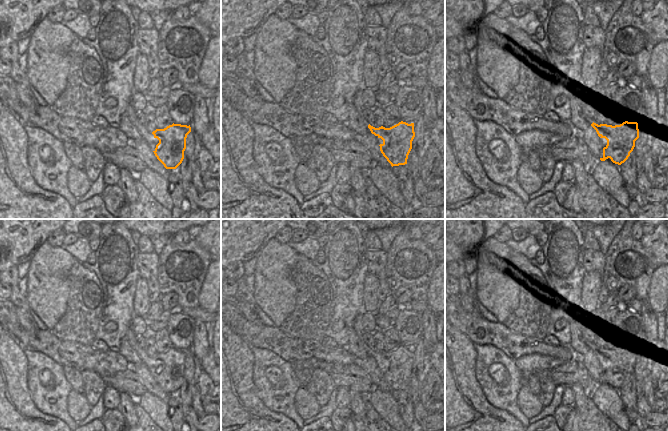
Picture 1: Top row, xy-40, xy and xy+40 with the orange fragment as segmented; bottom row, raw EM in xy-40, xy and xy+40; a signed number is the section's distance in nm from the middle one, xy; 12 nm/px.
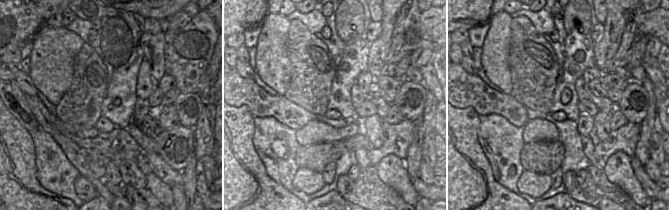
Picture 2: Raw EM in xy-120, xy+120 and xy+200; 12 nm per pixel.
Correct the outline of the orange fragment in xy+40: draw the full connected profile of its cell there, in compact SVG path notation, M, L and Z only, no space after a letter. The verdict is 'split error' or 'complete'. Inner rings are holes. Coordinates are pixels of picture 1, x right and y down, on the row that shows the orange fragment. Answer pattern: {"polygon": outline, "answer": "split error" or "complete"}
{"polygon": "M625 121L620 125L607 125L592 123L600 138L607 140L607 145L603 148L601 161L610 158L615 164L624 163L635 147L635 141L639 138L637 122Z", "answer": "complete"}

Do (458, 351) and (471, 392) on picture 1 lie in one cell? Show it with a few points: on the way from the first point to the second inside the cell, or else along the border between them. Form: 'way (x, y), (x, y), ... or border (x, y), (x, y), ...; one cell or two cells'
way (458, 361), (458, 379), (461, 382); one cell

